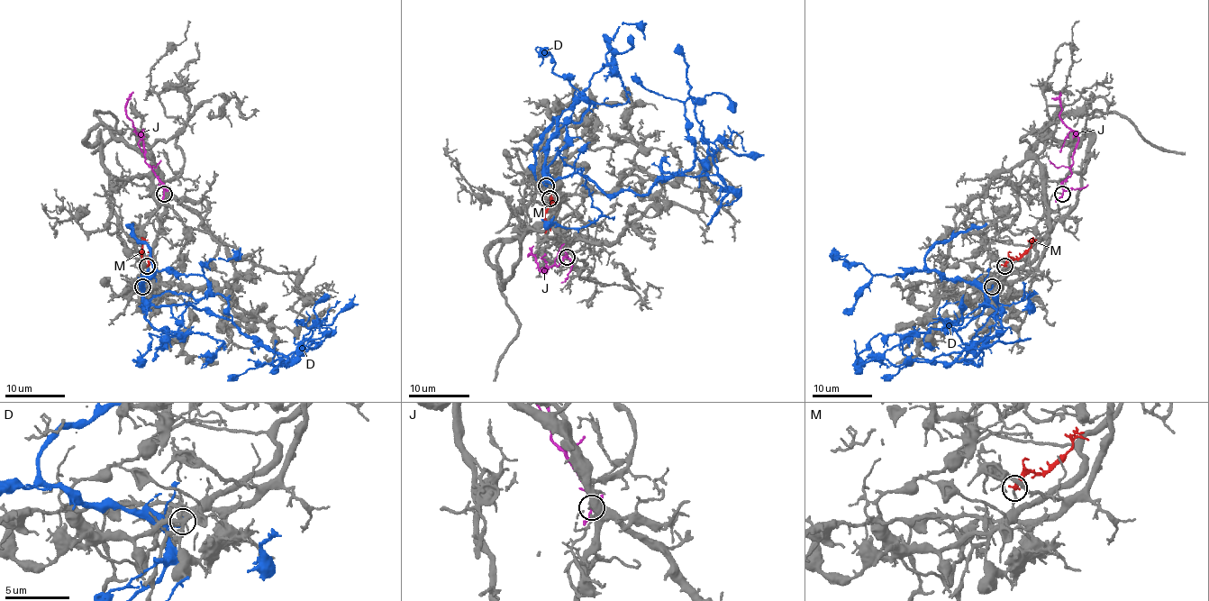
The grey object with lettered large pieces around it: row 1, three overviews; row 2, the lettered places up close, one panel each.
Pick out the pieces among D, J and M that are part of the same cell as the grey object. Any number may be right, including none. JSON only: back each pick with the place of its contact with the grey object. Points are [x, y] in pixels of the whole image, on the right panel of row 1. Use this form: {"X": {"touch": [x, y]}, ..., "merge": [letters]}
{"M": {"touch": [1004, 266]}, "merge": ["M"]}

